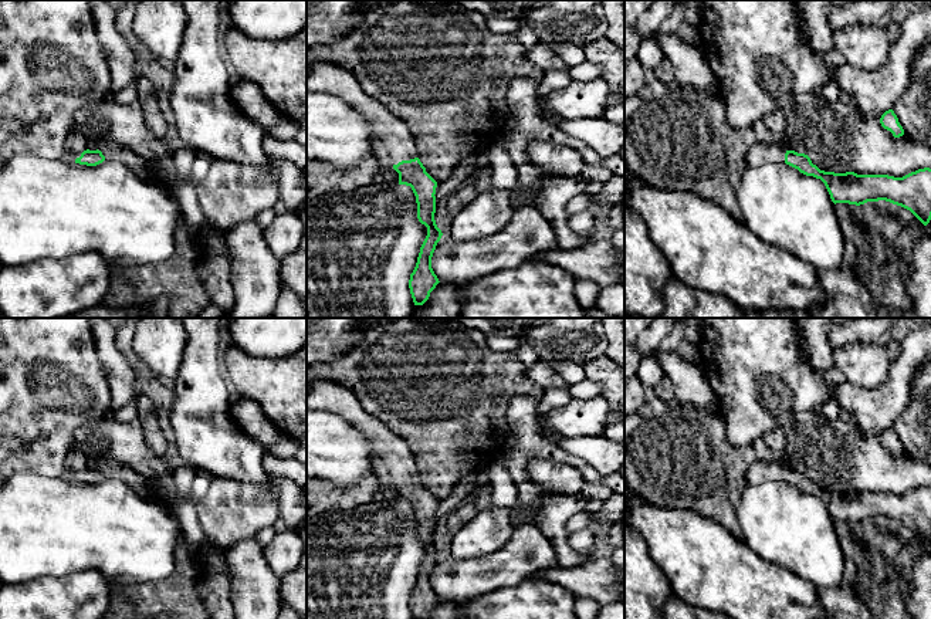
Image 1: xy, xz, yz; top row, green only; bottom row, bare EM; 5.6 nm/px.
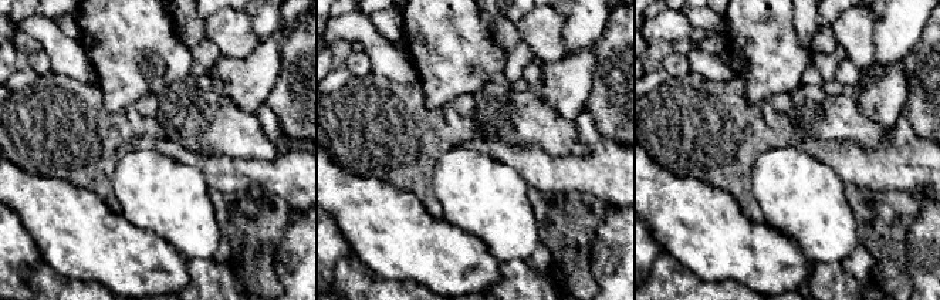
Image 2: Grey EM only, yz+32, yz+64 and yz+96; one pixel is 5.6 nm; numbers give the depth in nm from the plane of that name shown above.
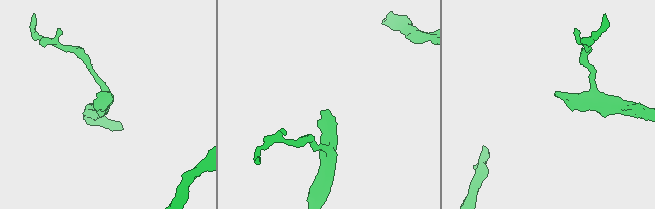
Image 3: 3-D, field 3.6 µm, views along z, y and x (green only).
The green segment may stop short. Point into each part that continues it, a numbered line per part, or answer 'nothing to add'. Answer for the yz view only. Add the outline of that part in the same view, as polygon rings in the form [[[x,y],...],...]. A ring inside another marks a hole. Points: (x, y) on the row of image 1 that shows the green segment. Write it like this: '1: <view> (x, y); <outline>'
1: yz (758, 154); [[[756,142],[747,153],[747,165],[748,168],[755,168],[765,162],[785,162],[785,153],[783,146]]]

